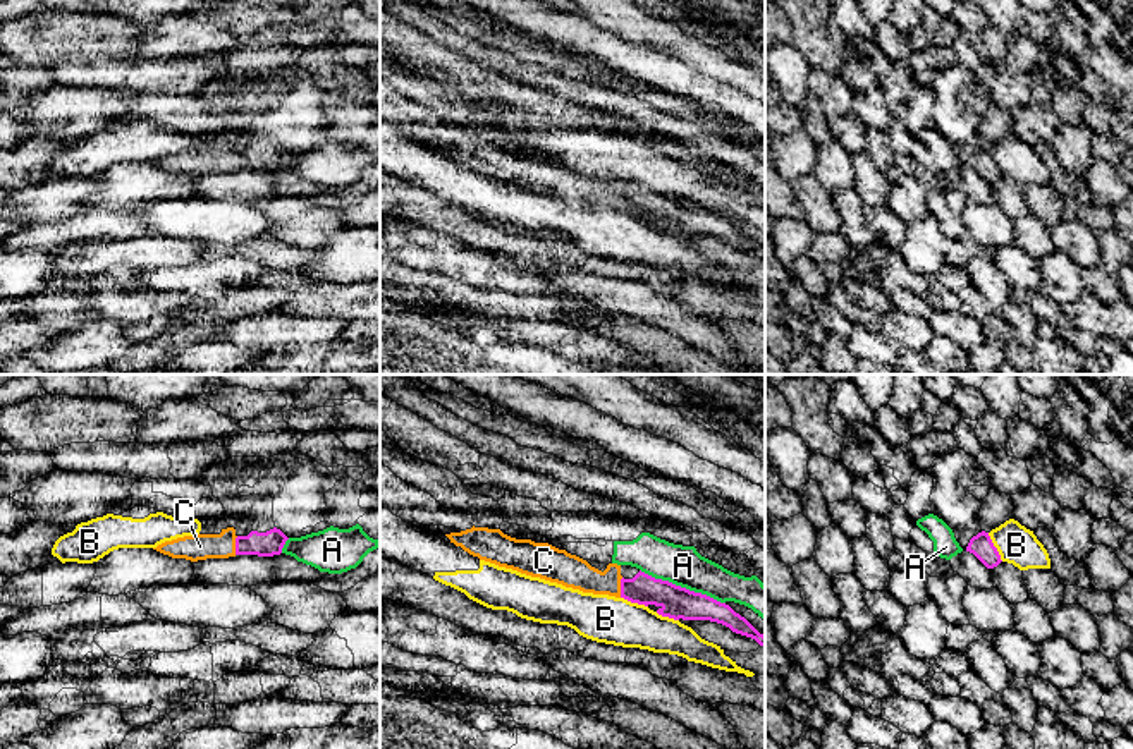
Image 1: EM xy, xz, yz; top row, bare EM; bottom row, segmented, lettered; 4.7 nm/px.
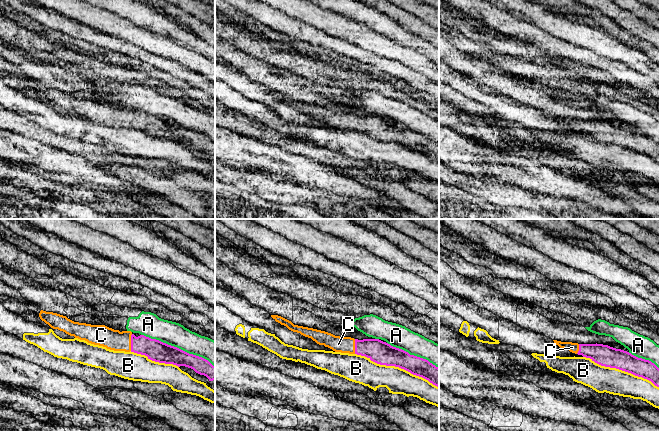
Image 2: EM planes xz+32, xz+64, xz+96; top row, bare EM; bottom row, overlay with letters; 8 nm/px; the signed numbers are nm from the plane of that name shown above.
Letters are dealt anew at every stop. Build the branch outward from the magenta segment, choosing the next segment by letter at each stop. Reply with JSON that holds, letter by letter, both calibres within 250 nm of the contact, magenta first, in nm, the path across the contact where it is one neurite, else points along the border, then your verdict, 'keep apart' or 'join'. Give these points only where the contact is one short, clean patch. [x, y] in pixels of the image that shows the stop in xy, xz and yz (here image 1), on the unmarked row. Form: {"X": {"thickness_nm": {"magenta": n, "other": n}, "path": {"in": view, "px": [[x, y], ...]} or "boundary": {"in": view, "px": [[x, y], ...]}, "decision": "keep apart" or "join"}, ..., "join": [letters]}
{"A": {"thickness_nm": {"magenta": 150, "other": 190}, "decision": "keep apart"}, "B": {"thickness_nm": {"magenta": 110, "other": 180}, "decision": "keep apart"}, "C": {"thickness_nm": {"magenta": 140, "other": 150}, "decision": "join"}, "join": ["C"]}

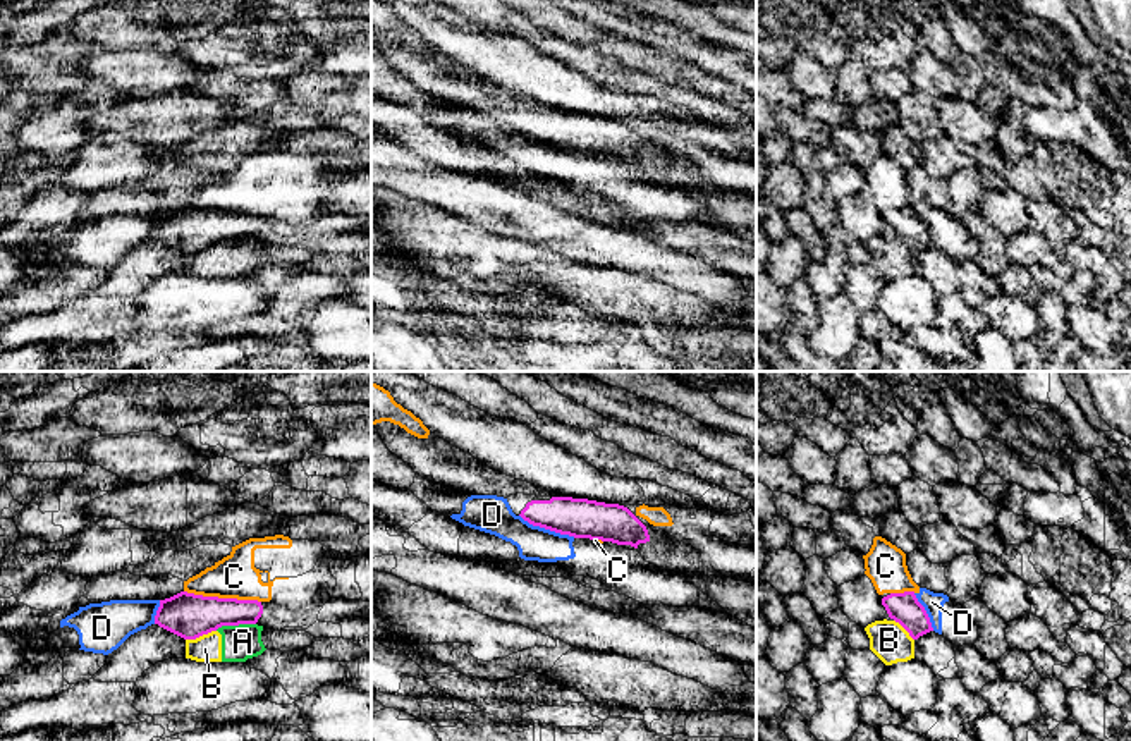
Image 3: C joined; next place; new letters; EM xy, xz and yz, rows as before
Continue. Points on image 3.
{"A": {"thickness_nm": {"magenta": 220, "other": 170}, "decision": "keep apart"}, "B": {"thickness_nm": {"magenta": 220, "other": 130}, "boundary": {"in": "xy", "px": [[215, 244], [186, 255]]}, "decision": "keep apart"}, "C": {"thickness_nm": {"magenta": 220, "other": 200}, "boundary": {"in": "xy", "px": [[184, 205], [195, 210], [256, 214], [260, 217]]}, "decision": "keep apart"}, "D": {"thickness_nm": {"magenta": 190, "other": 160}, "boundary": {"in": "xz", "px": [[519, 129], [533, 140], [574, 152]]}, "decision": "keep apart"}, "join": []}

